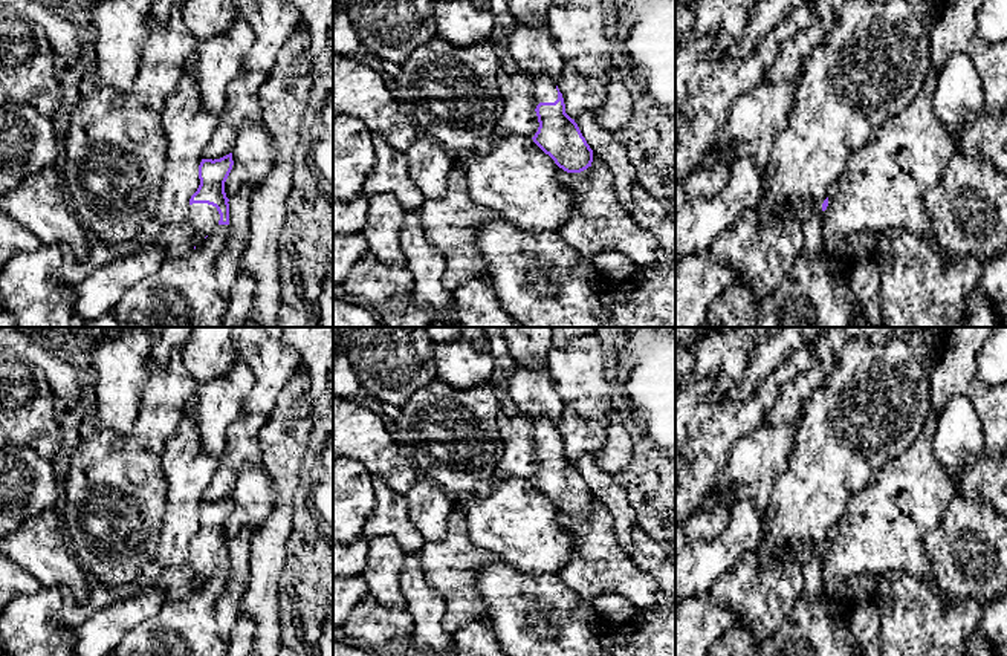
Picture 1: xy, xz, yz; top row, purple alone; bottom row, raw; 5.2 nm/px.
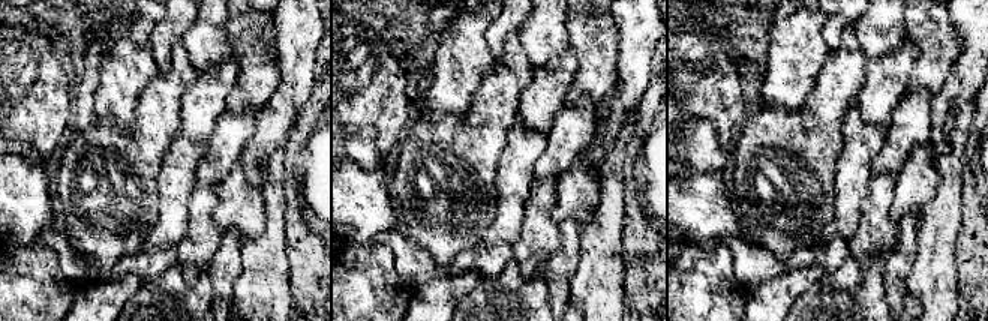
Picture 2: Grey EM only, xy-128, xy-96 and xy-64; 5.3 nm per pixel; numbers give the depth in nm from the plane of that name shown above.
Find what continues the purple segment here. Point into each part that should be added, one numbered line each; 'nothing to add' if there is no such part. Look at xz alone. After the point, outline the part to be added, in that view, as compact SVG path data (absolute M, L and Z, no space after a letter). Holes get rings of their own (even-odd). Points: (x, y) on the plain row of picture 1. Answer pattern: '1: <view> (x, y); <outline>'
1: xz (544, 433); M546 417L535 421L533 428L535 451L539 445L555 445L558 442L556 425Z

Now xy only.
1: xy (203, 560); M208 546L189 547L189 566L196 575L196 590L200 589L206 578L209 578L219 567L220 557L215 549Z

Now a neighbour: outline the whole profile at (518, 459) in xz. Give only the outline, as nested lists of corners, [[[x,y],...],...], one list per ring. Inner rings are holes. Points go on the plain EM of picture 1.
[[[500,411],[497,422],[504,453],[495,480],[509,477],[533,480],[539,469],[533,440],[535,419],[523,413],[506,416]]]

